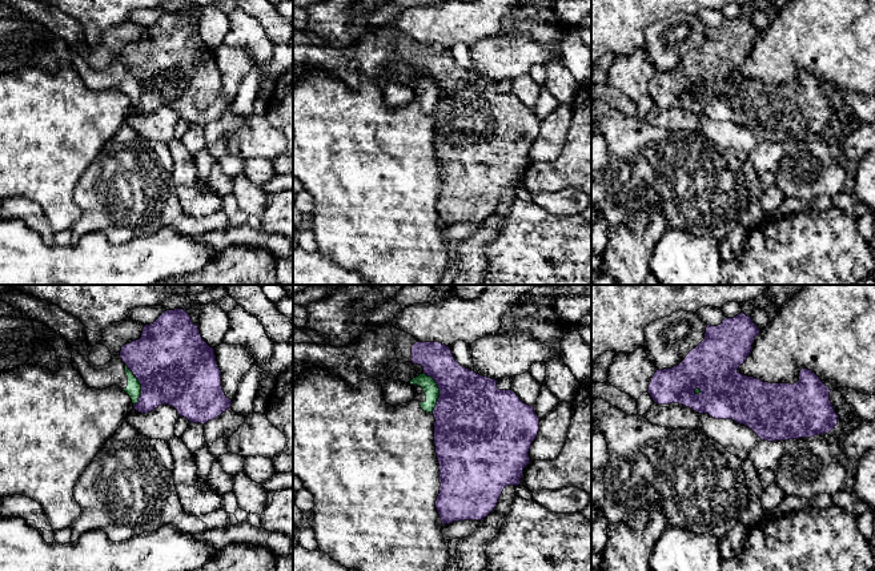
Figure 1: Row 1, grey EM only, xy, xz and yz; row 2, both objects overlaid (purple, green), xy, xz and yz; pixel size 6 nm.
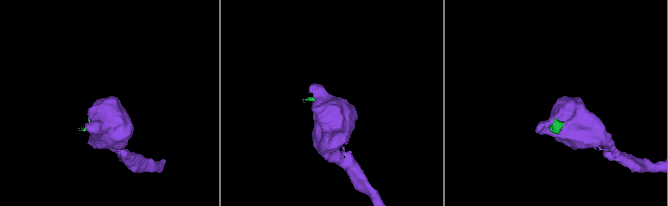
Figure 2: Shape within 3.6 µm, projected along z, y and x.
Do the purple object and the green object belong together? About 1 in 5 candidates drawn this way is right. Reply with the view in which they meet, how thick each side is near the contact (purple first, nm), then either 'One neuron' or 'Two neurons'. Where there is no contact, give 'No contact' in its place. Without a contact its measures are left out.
Touches purple in xz. Thickness 460 nm (purple) against 90 nm. Two neurons

